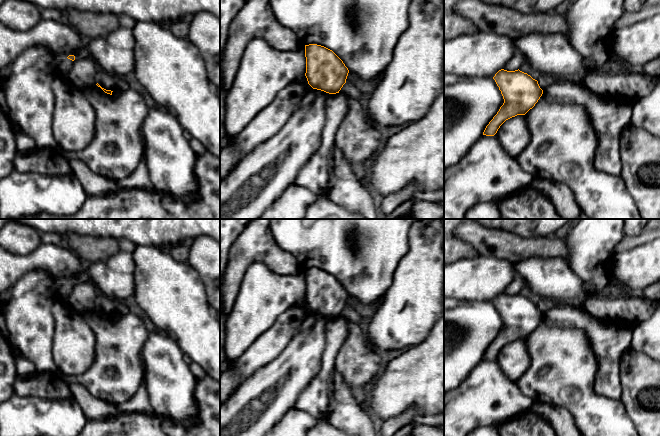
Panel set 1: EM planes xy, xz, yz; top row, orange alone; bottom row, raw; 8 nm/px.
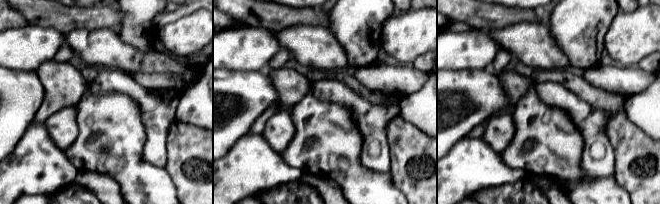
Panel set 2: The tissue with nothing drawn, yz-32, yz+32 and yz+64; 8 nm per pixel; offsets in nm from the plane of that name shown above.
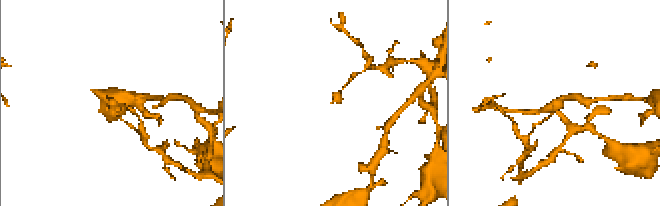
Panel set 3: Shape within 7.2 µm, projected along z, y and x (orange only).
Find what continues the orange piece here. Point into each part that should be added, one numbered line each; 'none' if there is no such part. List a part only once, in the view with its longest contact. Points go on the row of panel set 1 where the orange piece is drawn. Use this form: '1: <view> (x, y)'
none

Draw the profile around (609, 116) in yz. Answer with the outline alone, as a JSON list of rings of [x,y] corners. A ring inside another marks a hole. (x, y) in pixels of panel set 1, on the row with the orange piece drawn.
[[[556,76],[543,94],[550,103],[575,104],[585,108],[598,140],[594,167],[598,171],[620,176],[620,137],[624,128],[631,123],[635,101],[601,97],[591,91],[583,80],[574,77]]]

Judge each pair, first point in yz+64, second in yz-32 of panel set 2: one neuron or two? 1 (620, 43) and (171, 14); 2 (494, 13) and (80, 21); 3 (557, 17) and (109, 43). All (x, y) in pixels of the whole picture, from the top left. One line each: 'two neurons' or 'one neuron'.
1: two neurons
2: one neuron
3: two neurons

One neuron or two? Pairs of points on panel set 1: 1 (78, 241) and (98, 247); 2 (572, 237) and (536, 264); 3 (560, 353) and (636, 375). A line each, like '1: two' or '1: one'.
1: one
2: two
3: two

